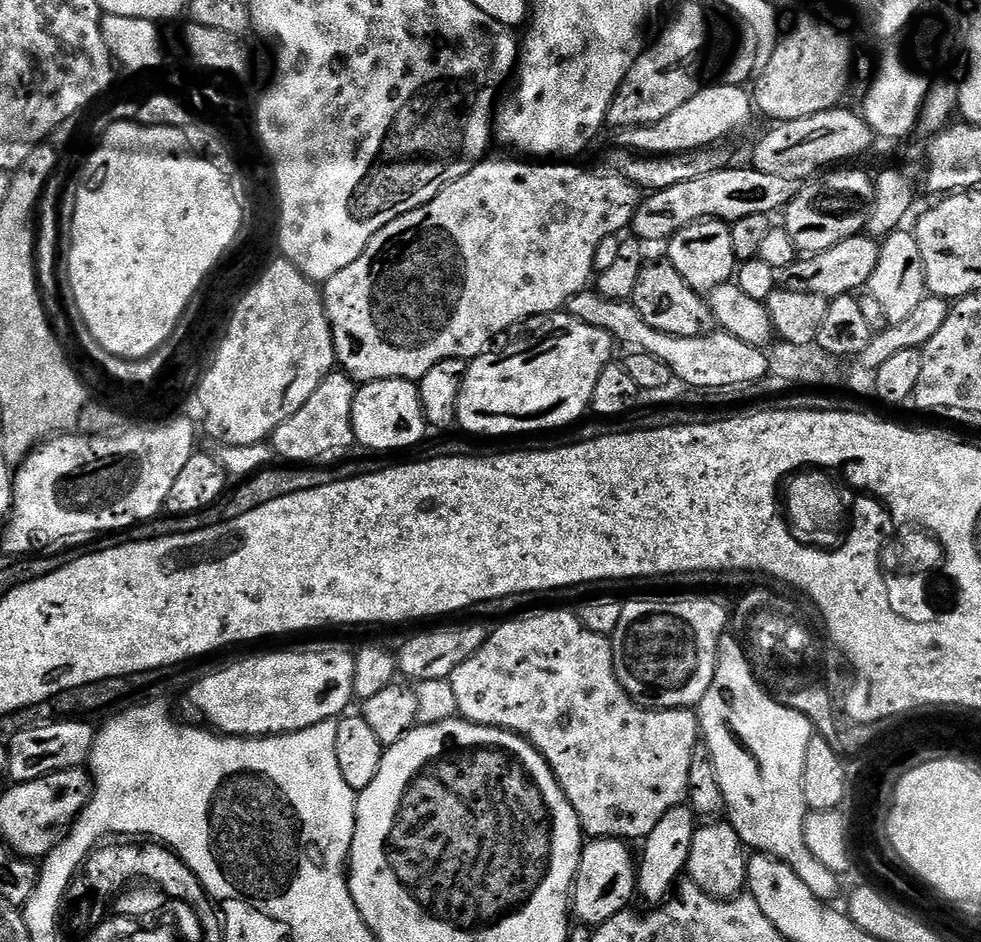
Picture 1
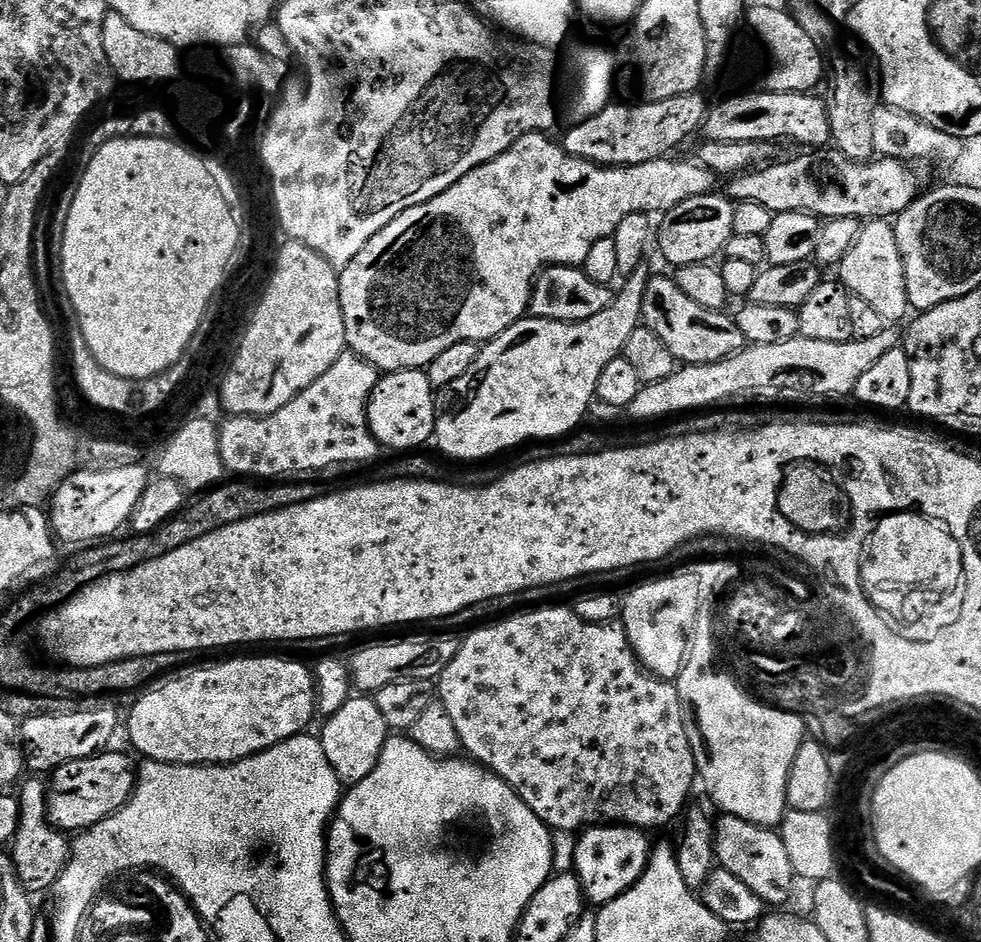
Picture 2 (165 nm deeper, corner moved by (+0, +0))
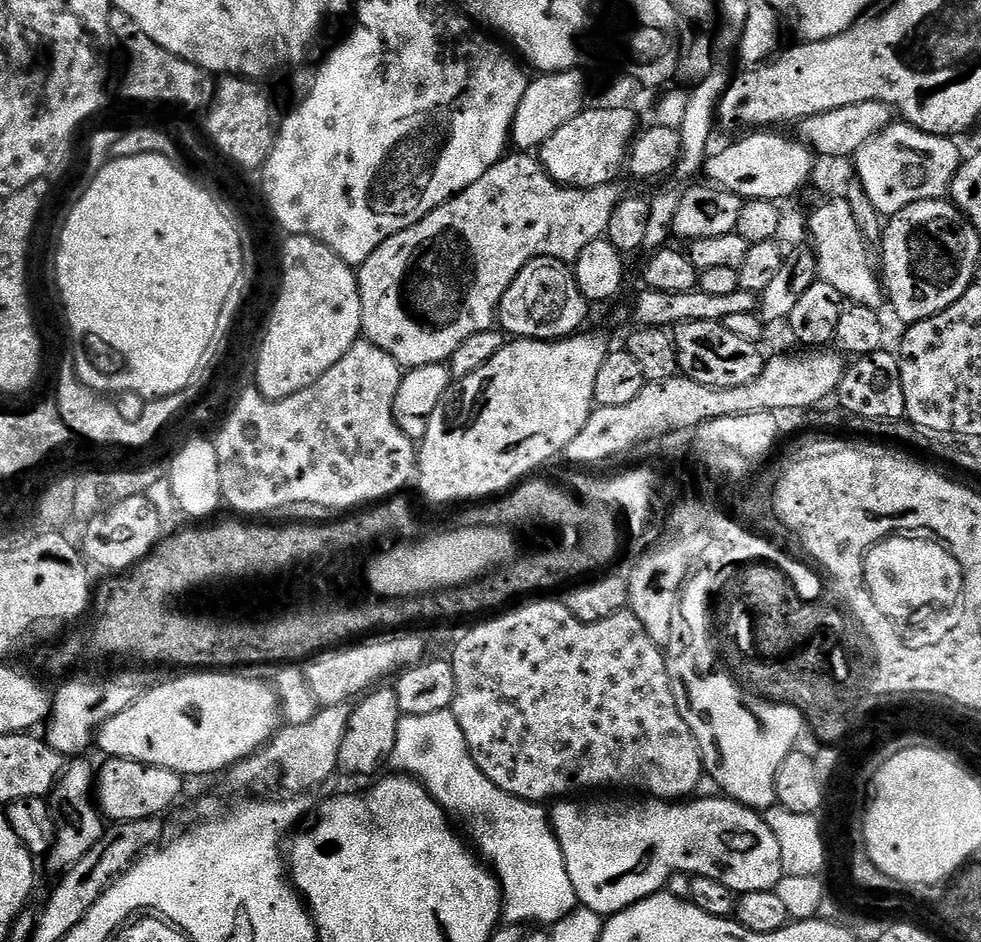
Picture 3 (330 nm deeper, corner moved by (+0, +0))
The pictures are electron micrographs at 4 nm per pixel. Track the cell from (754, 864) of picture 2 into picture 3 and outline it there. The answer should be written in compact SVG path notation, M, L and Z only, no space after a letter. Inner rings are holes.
M719 795L716 796L710 797L709 800L696 800L697 798L692 798L687 802L673 802L655 798L632 798L636 800L630 801L629 804L624 800L600 800L597 804L584 805L576 801L579 799L564 798L559 802L553 803L550 808L552 829L562 846L562 858L566 862L566 870L570 874L570 882L574 882L577 901L583 907L594 910L600 916L607 918L613 916L615 912L620 912L623 908L629 908L631 904L636 904L639 900L644 900L647 896L652 896L656 892L661 891L671 881L673 874L676 872L687 872L693 878L705 876L711 880L717 880L718 882L722 882L722 886L726 886L731 892L737 894L773 891L779 881L785 876L778 838L772 833L772 829L767 824L765 817L757 809L748 808L736 800L721 798Z

